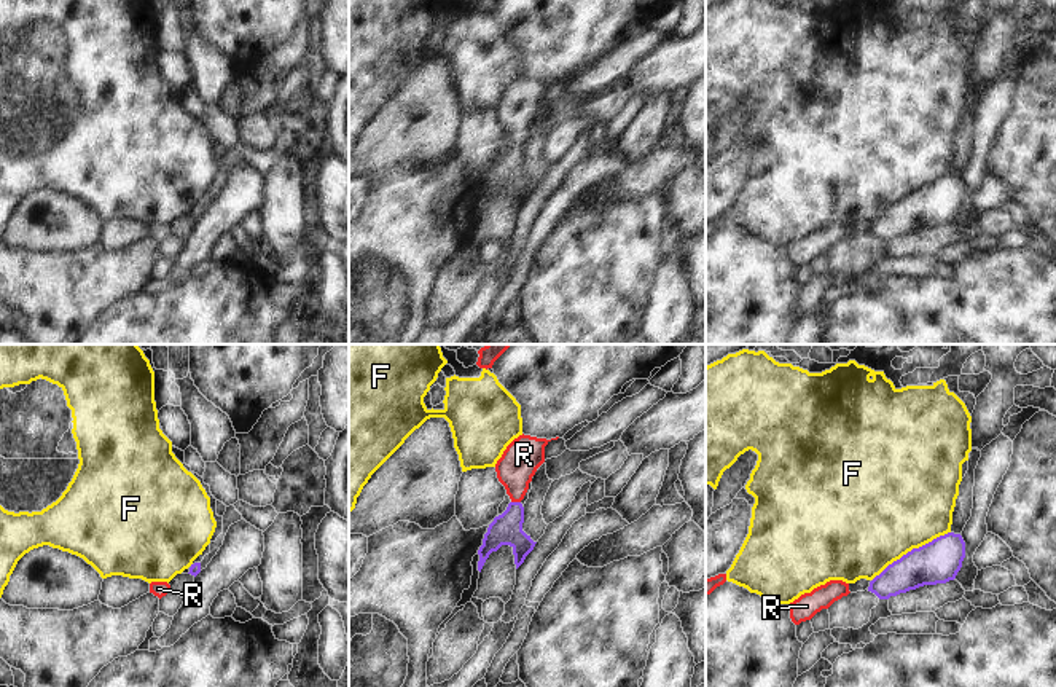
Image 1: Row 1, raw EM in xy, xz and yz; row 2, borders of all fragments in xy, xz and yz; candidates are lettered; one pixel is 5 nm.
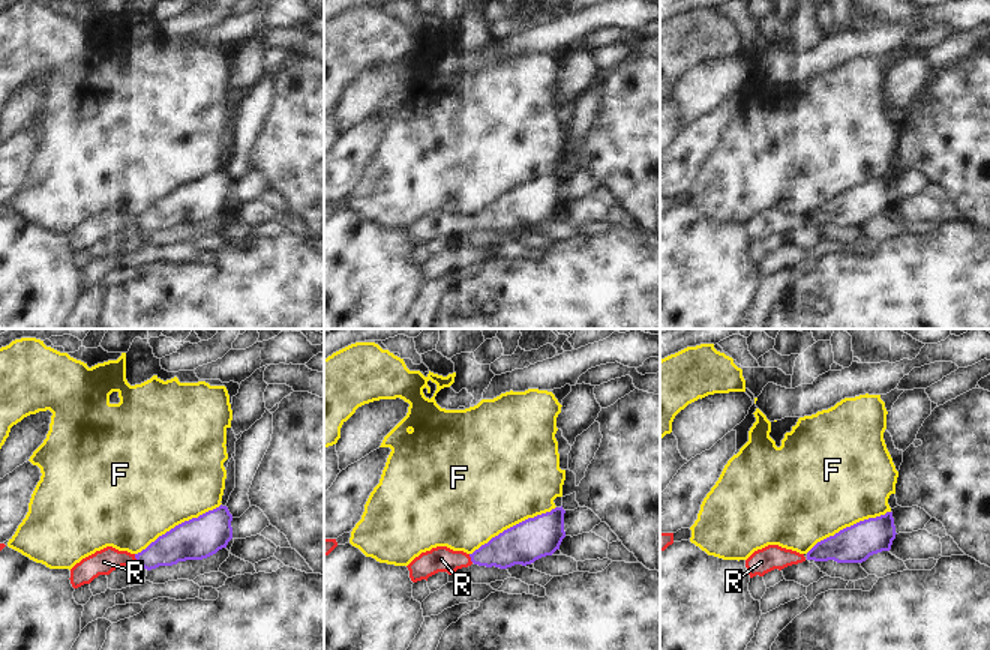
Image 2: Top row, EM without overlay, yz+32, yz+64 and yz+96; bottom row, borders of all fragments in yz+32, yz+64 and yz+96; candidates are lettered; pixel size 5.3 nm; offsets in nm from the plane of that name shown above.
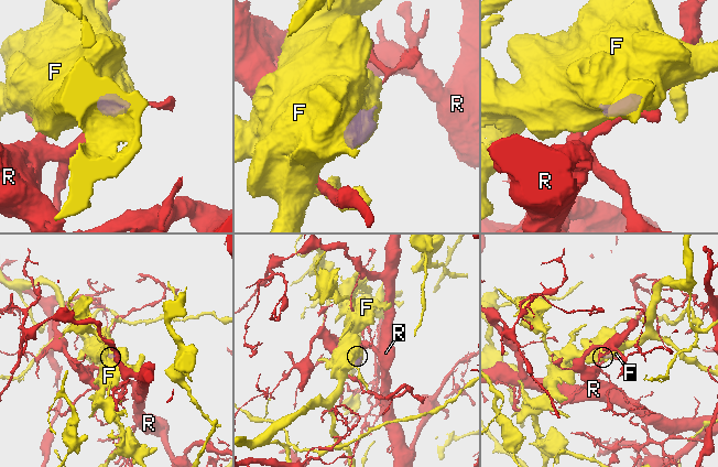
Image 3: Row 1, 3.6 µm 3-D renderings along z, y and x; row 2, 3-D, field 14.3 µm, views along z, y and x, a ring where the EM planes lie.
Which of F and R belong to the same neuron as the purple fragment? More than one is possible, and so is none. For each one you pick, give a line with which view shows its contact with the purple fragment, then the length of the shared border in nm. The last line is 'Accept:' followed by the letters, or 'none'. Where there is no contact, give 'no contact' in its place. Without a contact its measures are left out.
R: meets purple in xz; contact 50 nm long
Accept: R

